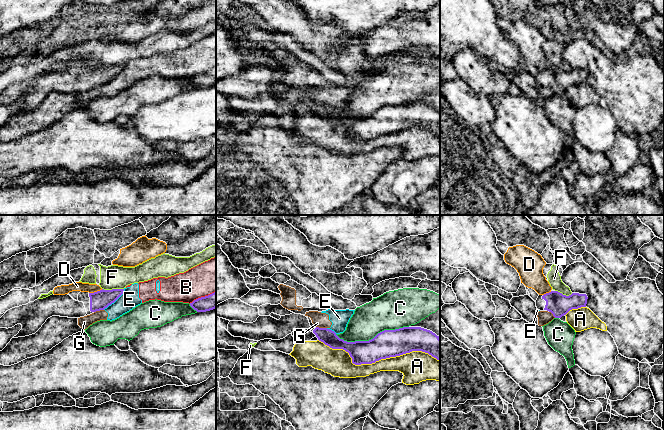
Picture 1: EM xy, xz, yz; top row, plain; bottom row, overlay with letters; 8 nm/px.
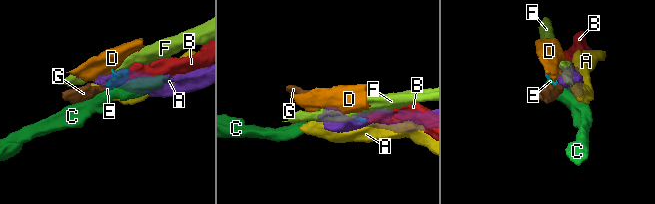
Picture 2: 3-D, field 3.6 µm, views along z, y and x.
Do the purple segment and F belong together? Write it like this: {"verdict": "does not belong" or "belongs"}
{"verdict": "does not belong"}

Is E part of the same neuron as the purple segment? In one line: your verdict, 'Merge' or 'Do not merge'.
Do not merge

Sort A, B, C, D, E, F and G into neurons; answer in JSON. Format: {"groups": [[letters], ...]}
{"groups": [["A"], ["B", "E", "G"], ["C"], ["D"], ["F"]]}

